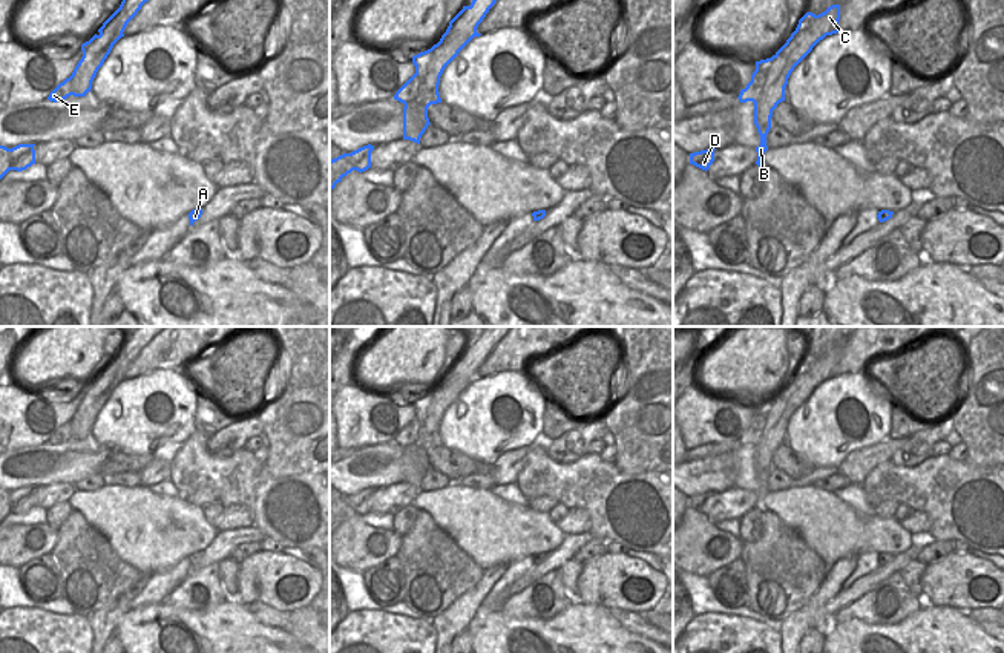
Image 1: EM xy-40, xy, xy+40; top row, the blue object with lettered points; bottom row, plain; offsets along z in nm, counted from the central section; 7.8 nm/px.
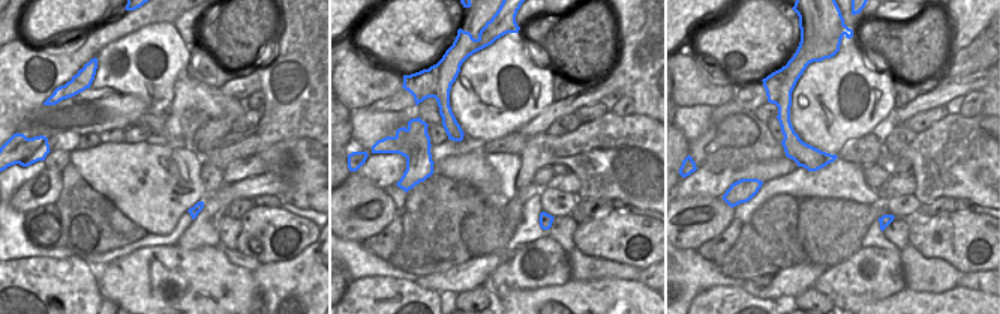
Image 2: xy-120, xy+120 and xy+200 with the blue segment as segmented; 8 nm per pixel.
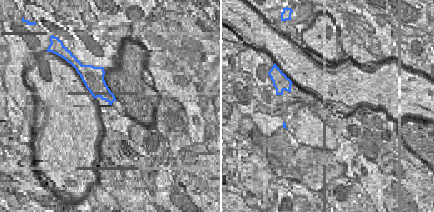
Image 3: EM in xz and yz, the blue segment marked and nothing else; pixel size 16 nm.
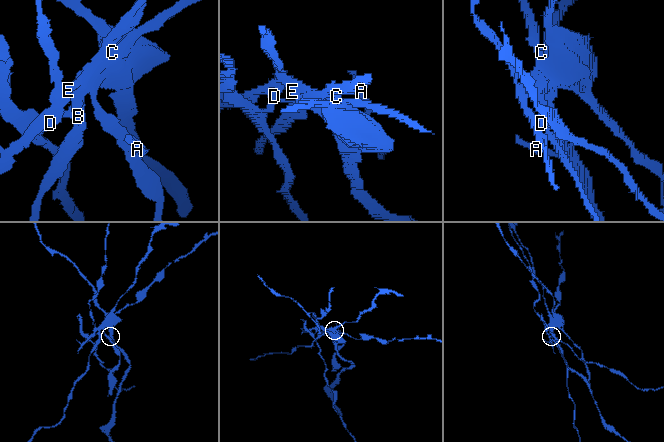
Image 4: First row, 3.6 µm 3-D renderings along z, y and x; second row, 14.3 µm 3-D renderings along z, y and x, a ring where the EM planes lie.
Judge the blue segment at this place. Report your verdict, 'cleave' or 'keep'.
cleave

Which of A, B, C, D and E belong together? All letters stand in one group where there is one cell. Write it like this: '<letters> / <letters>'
A D E / B C

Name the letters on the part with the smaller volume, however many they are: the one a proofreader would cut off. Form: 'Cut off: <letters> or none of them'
Cut off: B, C

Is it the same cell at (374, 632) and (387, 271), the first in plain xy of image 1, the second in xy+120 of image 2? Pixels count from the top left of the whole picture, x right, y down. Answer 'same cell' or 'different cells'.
different cells

